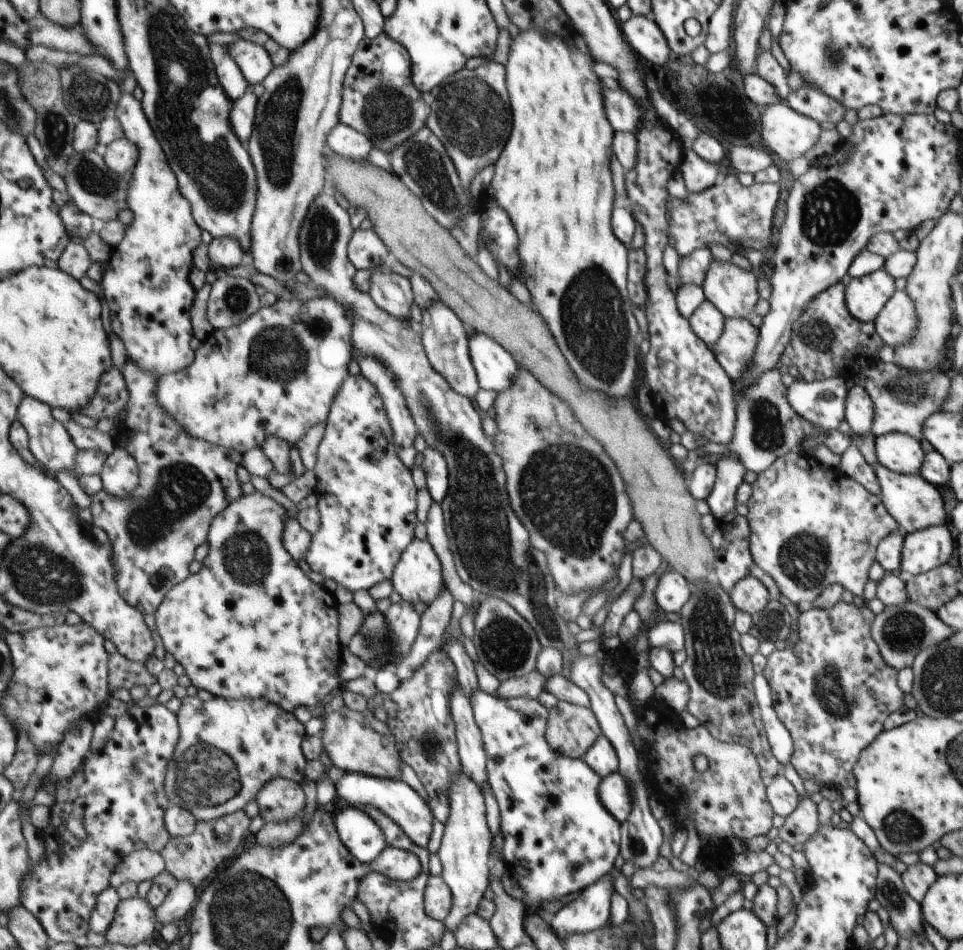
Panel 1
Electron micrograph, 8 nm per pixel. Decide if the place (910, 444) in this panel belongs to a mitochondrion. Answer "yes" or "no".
no

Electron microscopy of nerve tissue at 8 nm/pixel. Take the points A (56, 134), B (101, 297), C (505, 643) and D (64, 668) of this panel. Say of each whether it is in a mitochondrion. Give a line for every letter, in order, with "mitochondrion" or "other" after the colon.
A: mitochondrion
B: other
C: mitochondrion
D: other

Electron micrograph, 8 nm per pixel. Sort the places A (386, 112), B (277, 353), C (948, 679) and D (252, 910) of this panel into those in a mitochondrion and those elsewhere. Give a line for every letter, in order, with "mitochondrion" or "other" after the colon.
A: mitochondrion
B: mitochondrion
C: mitochondrion
D: mitochondrion

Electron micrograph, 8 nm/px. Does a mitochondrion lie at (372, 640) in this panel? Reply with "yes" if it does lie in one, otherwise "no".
yes

